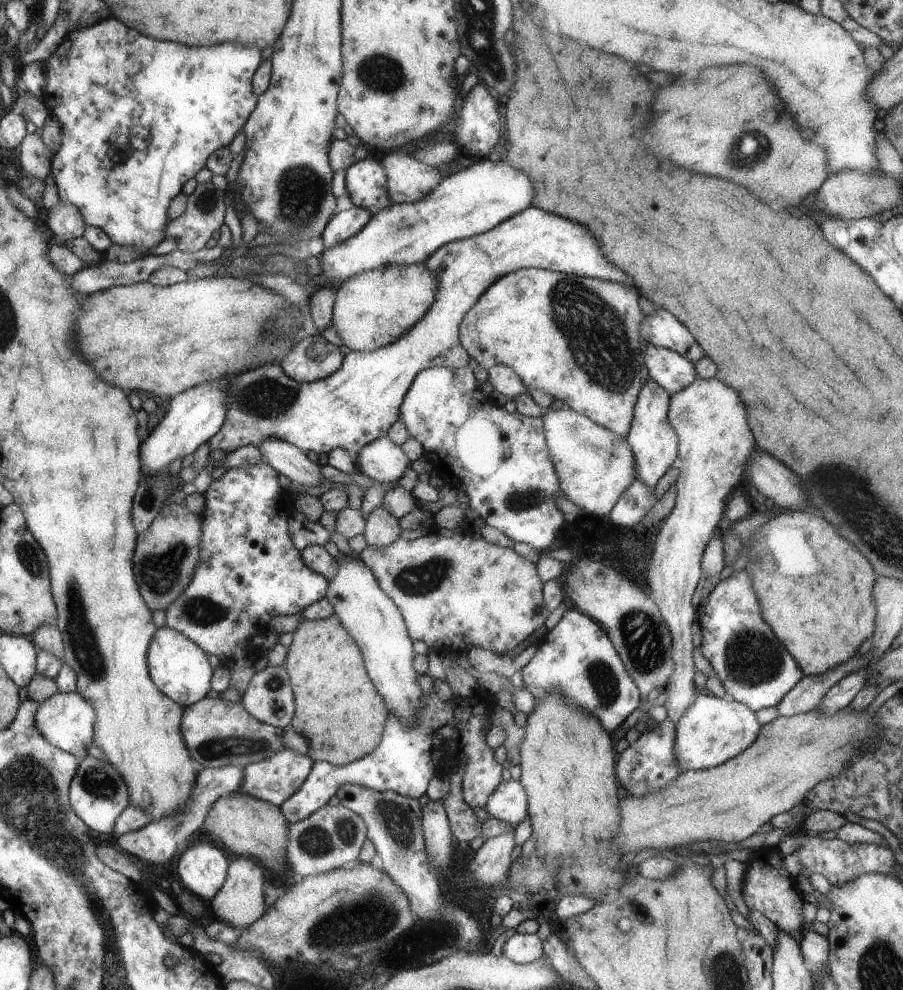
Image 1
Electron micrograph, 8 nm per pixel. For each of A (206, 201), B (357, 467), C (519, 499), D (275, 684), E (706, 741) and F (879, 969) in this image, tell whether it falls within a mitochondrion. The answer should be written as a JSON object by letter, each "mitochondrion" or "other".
{"A":"mitochondrion","B":"other","C":"mitochondrion","D":"mitochondrion","E":"other","F":"mitochondrion"}

